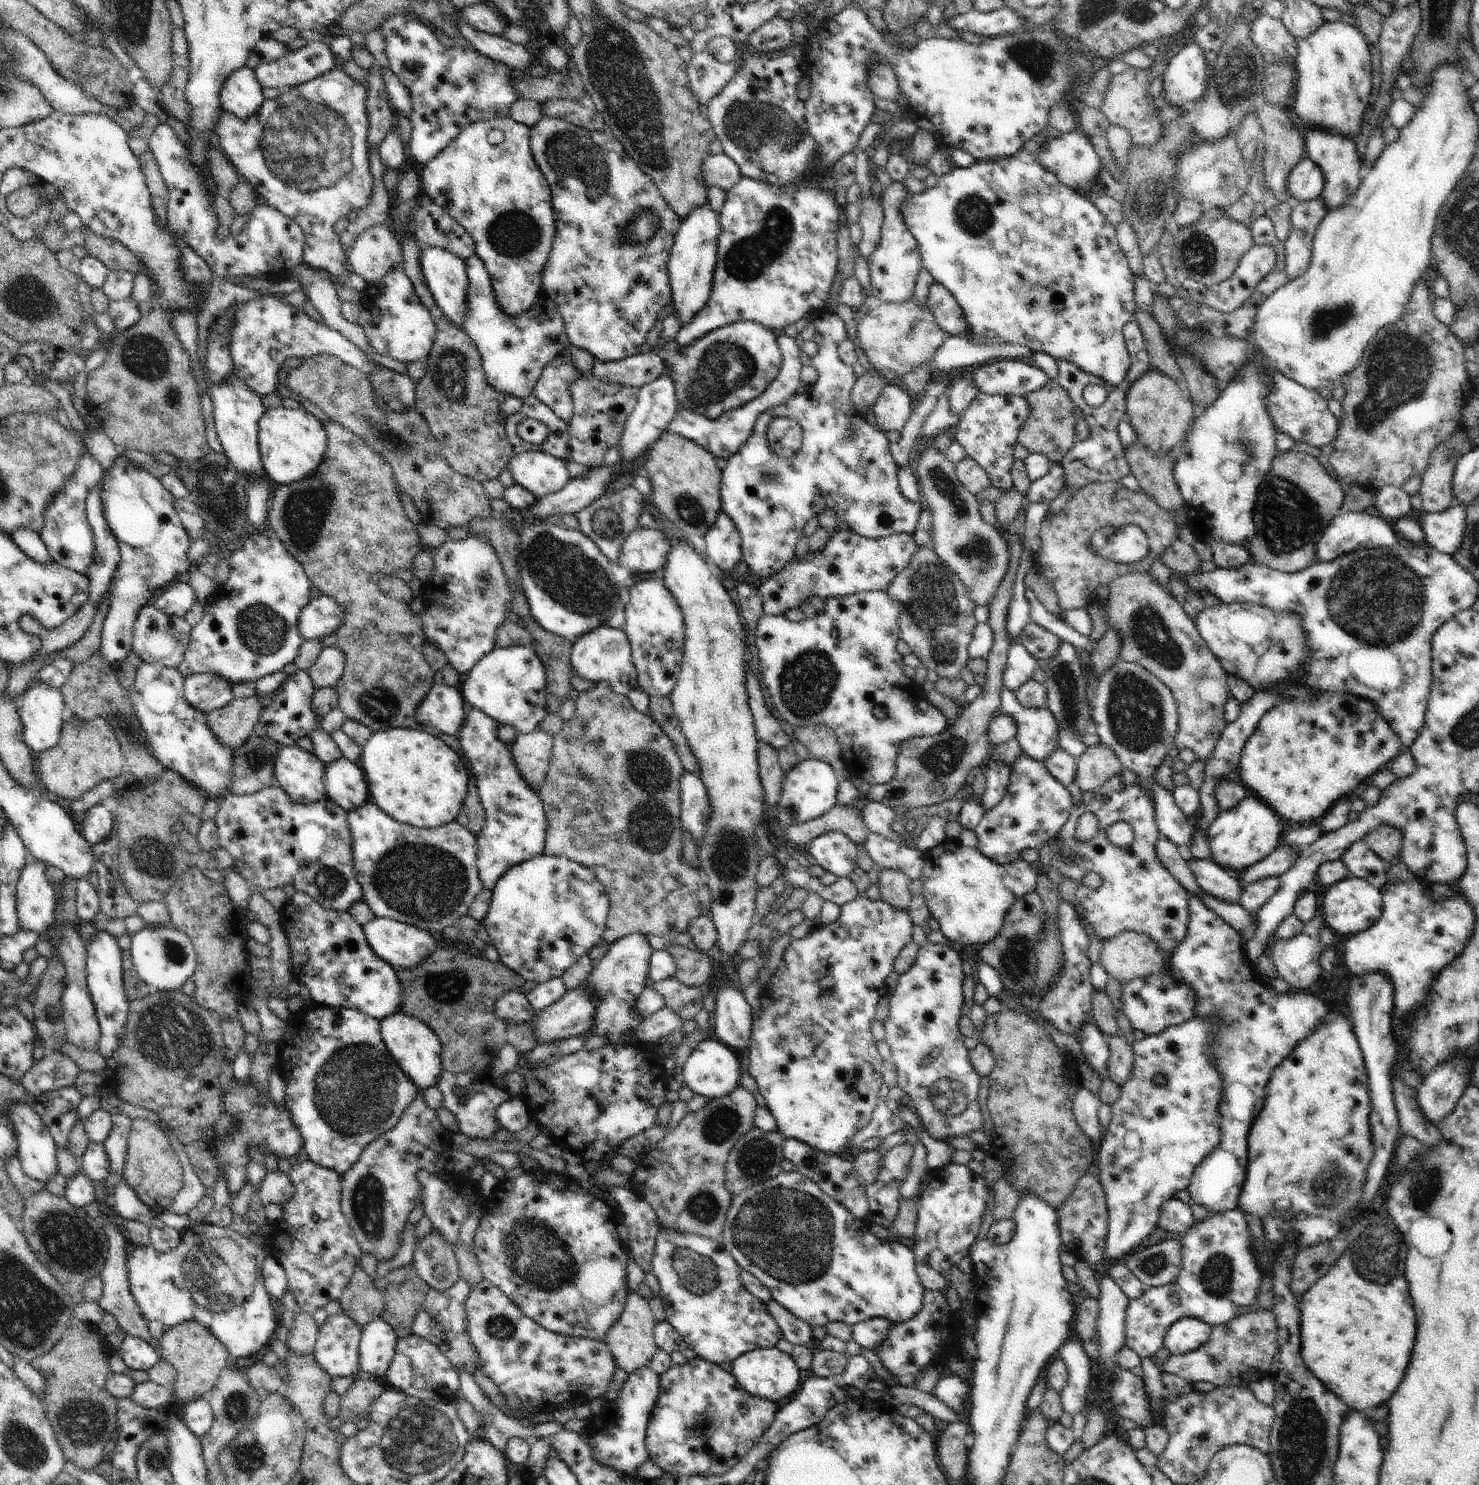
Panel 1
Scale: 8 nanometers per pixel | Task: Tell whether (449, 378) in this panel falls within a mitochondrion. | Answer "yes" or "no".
yes

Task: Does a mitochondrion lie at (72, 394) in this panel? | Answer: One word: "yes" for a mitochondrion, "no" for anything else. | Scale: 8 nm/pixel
no

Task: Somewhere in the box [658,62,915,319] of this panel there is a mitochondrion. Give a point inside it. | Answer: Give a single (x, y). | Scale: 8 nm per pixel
(750, 125)

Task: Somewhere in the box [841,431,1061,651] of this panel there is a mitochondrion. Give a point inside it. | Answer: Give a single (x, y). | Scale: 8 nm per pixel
(977, 552)

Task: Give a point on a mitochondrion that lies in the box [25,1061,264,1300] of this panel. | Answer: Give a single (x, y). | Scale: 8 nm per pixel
(71, 1243)

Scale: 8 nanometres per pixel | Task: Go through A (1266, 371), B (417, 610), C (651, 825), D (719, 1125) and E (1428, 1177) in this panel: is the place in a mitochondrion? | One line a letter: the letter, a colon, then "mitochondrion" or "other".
A: other
B: other
C: mitochondrion
D: mitochondrion
E: mitochondrion

